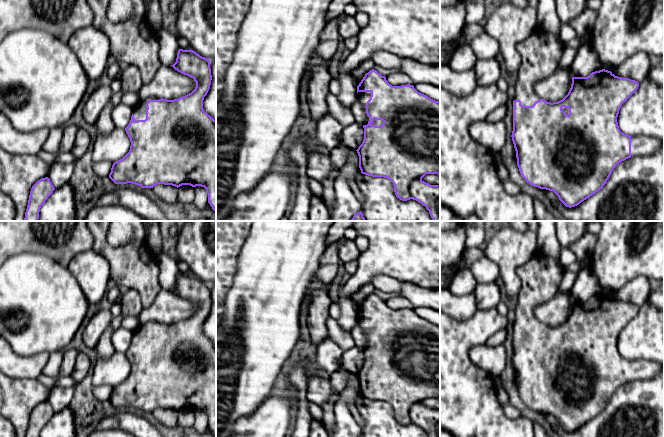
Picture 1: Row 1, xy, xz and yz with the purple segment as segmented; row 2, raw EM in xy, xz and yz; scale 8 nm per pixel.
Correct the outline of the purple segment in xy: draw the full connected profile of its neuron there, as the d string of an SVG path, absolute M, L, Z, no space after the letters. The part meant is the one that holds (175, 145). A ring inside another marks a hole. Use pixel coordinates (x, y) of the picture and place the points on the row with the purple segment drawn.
M179 49L176 62L171 66L178 72L193 78L196 82L195 89L174 100L148 97L133 108L131 120L125 128L131 142L130 150L122 159L113 163L109 178L115 184L132 183L142 188L153 188L157 184L172 185L177 188L182 185L201 186L206 189L208 203L216 212L216 120L203 109L203 100L212 80L210 60L191 49Z

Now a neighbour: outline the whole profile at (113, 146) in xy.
M115 127L108 134L97 133L93 146L93 163L108 160L112 163L122 159L130 150L131 142L125 131Z

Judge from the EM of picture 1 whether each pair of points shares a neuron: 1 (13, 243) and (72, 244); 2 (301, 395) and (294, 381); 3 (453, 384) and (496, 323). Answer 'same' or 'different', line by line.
1: same
2: same
3: same

